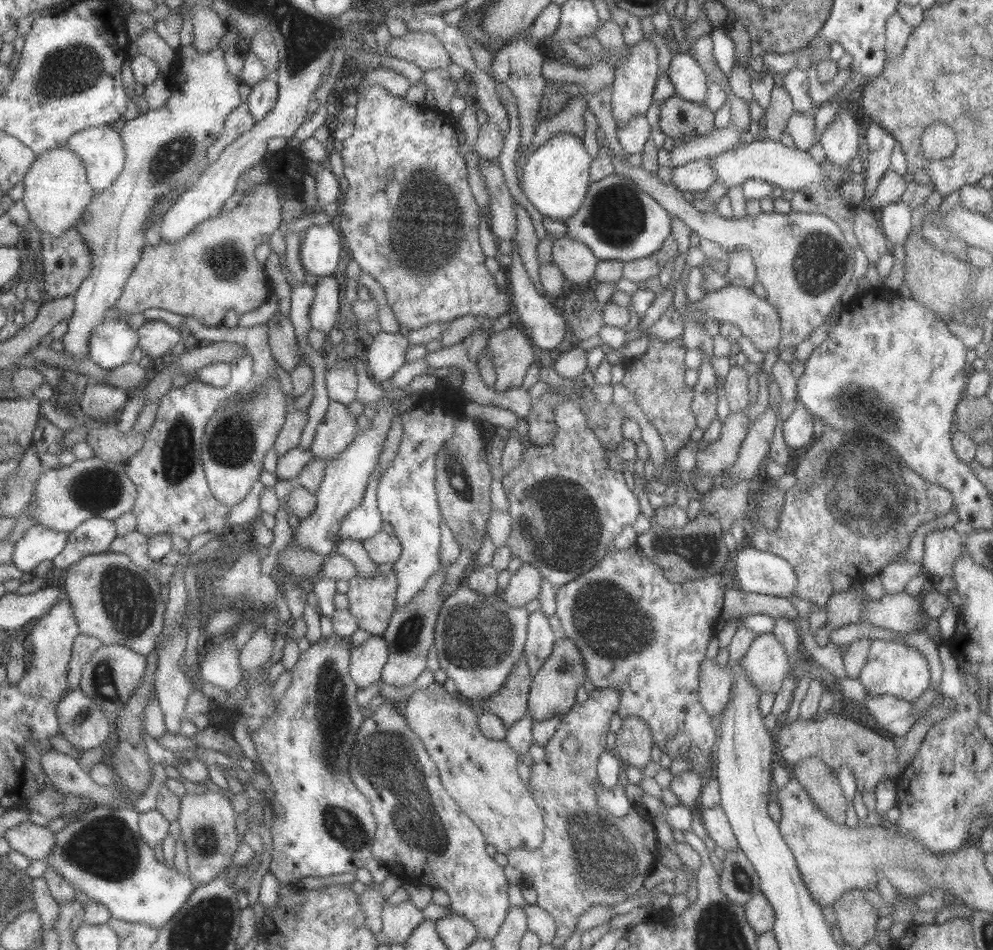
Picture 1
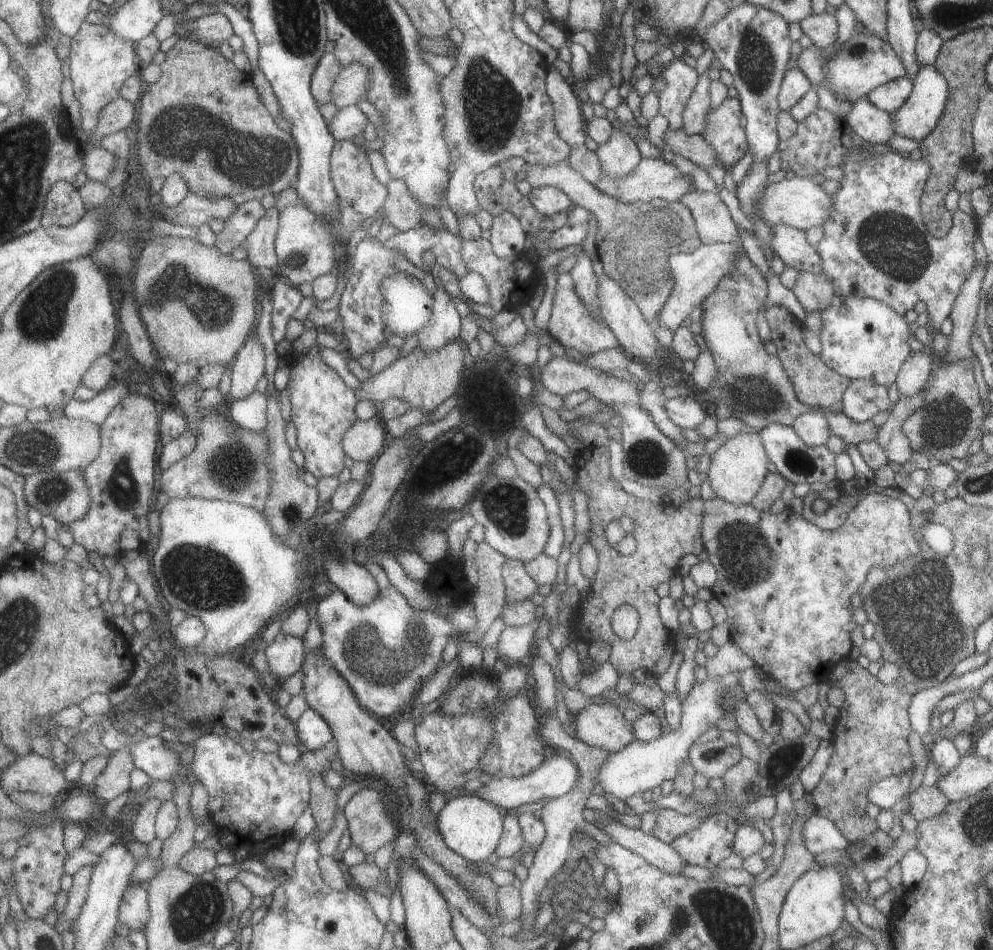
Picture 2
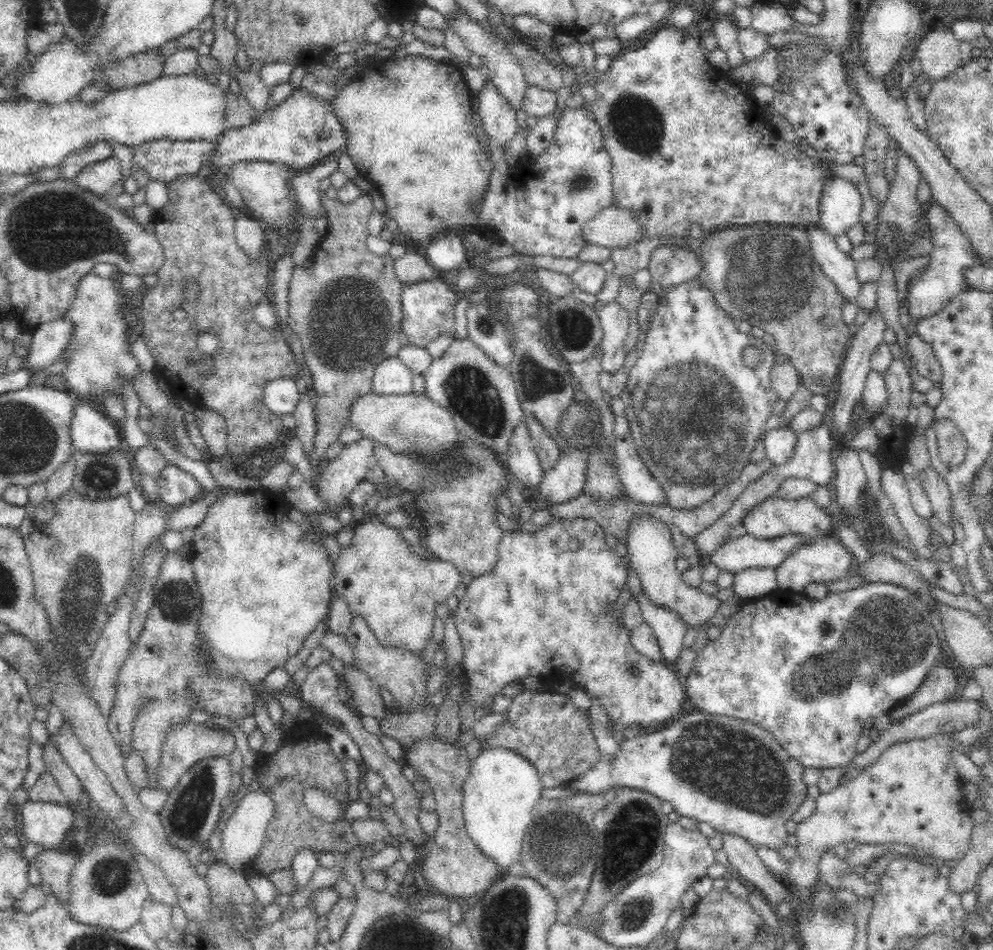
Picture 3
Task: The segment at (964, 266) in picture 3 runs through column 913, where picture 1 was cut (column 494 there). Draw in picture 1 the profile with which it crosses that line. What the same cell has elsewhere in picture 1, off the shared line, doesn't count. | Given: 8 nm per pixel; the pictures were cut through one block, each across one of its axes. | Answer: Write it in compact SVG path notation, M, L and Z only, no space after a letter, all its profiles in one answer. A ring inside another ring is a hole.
M361 84L357 90L358 116L355 122L355 132L343 141L343 157L346 164L345 176L349 180L349 190L344 204L344 211L336 221L338 228L349 243L353 259L358 262L362 271L366 271L384 285L392 313L398 317L401 325L410 330L418 330L434 323L451 323L466 315L478 315L487 322L496 320L500 315L512 310L513 298L510 288L496 288L492 274L484 266L484 254L478 242L478 224L480 224L480 210L474 198L468 178L468 164L466 158L460 154L460 138L457 132L455 117L439 112L435 107L420 104L410 104L405 97L392 94L386 86L364 86Z

